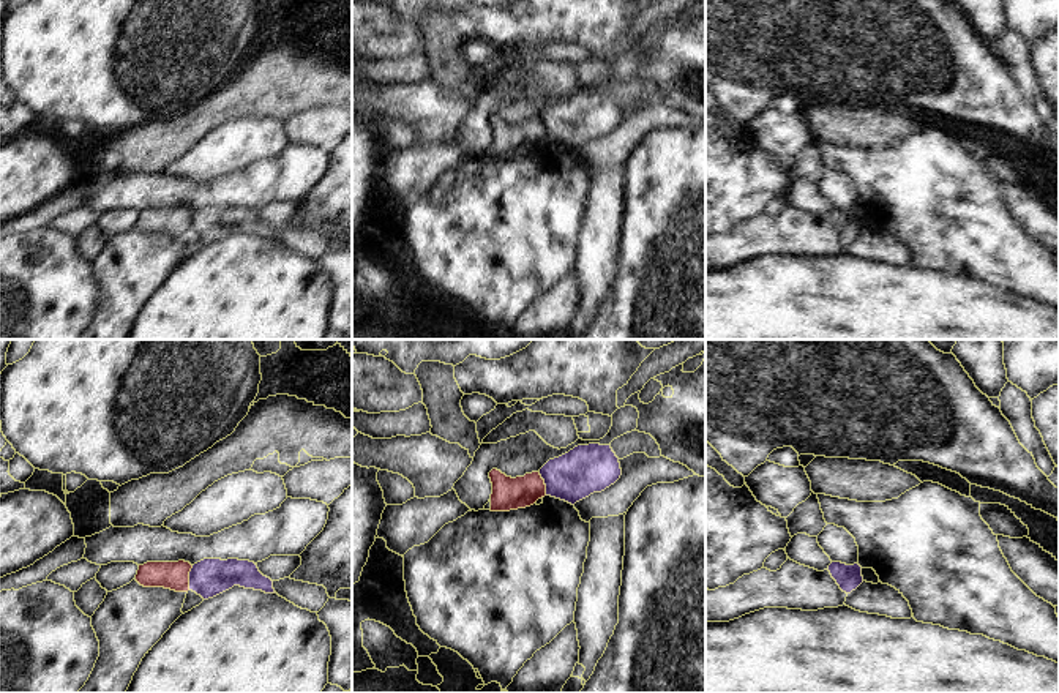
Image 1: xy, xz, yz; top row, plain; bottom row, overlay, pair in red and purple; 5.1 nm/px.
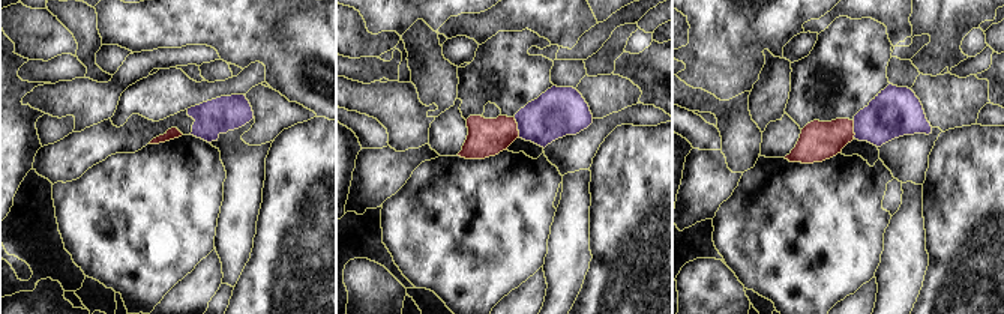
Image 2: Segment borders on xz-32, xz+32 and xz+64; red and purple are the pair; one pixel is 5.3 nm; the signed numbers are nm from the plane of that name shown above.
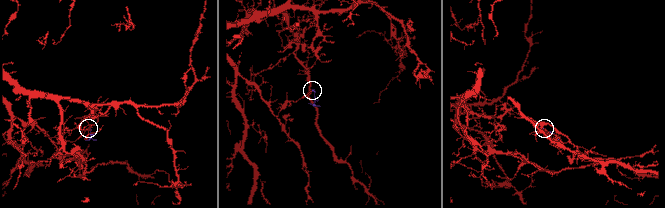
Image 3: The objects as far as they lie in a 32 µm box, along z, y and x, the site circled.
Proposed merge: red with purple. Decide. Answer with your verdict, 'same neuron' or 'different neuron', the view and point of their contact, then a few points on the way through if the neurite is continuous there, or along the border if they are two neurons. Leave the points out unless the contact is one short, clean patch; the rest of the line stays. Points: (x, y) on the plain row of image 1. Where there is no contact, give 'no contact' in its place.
different neuron; meets red in xy at (188, 224); border along xy (193, 212), (188, 235)

